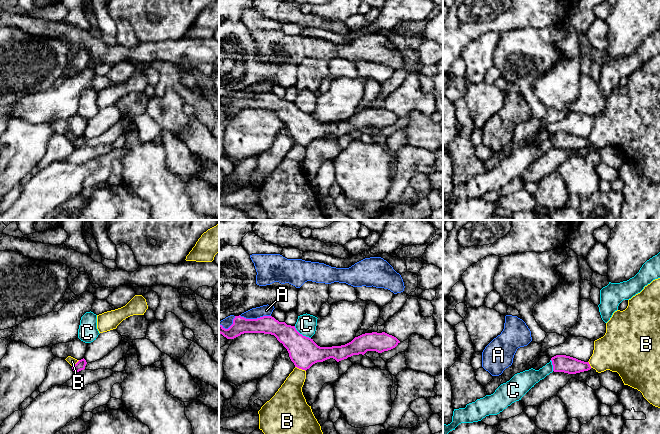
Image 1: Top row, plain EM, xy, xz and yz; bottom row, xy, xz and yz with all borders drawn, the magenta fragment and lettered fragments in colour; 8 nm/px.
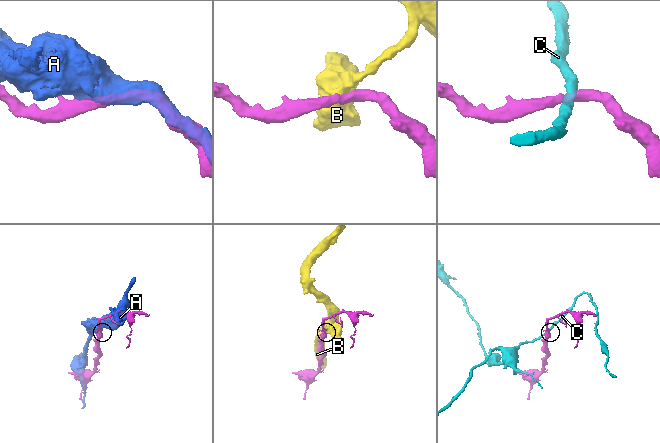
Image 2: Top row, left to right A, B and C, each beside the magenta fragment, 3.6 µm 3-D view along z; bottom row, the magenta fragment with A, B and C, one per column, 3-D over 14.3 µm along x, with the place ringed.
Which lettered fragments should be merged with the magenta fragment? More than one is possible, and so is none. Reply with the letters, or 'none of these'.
none of these

